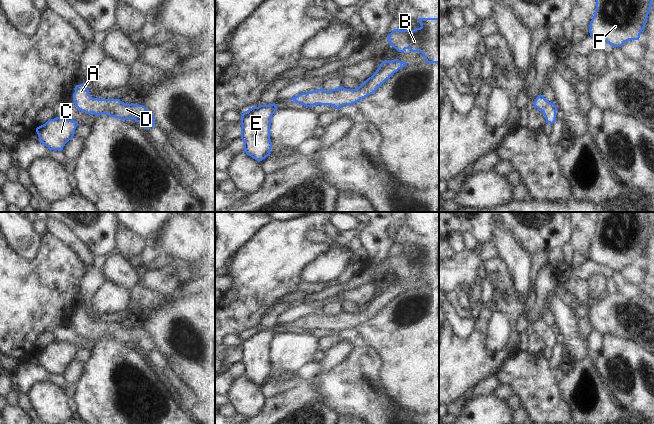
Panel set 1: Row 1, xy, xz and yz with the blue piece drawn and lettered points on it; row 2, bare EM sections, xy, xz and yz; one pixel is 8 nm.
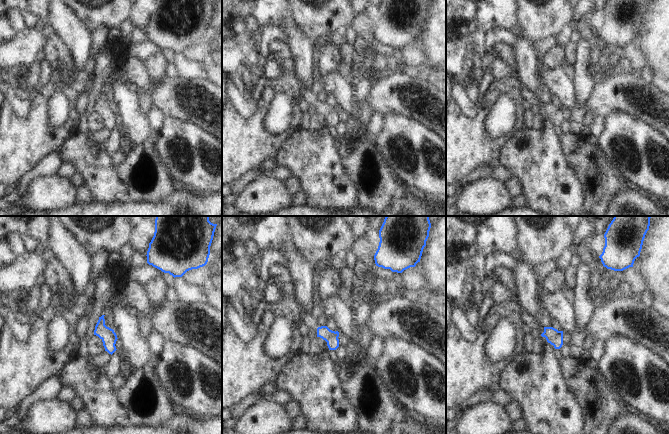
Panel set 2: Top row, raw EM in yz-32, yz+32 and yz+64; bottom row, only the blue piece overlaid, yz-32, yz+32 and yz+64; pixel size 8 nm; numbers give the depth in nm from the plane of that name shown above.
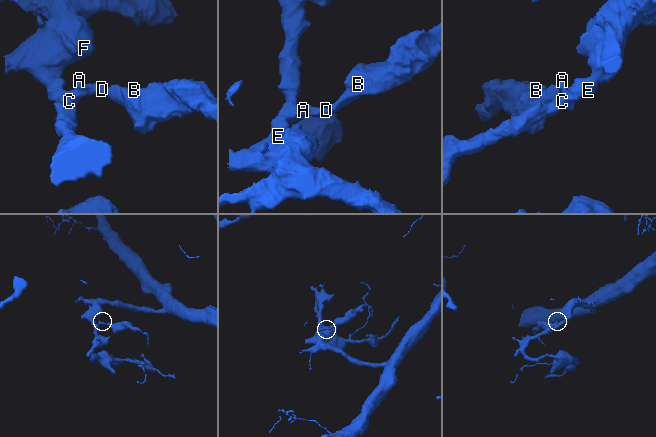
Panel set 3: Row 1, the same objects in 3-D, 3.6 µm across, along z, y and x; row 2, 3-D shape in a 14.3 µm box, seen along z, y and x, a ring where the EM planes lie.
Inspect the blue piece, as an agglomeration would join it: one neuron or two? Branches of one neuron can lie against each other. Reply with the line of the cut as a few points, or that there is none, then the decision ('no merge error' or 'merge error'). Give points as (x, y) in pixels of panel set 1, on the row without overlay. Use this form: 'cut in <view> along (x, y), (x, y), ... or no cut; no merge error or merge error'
no cut; no merge error

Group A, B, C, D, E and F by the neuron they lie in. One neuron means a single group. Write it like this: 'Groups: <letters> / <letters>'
Groups: A B C D E F

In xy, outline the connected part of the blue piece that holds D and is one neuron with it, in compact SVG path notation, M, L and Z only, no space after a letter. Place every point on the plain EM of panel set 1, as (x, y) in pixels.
M82 307L75 310L73 325L75 330L86 338L94 337L96 340L107 338L121 344L134 343L142 352L155 350L154 341L143 329L134 327L125 328L120 323L98 323L89 319L88 312Z

